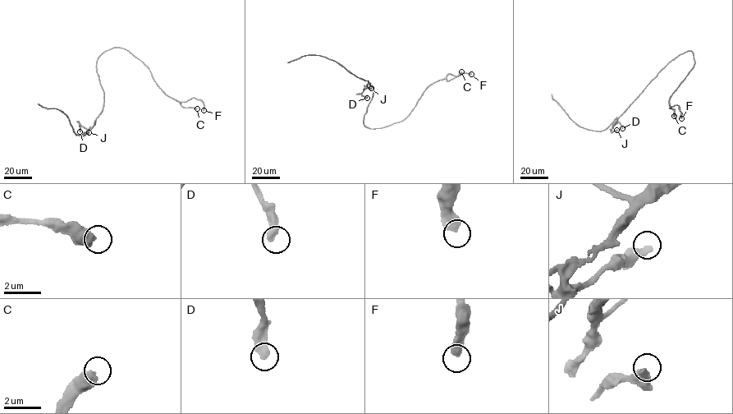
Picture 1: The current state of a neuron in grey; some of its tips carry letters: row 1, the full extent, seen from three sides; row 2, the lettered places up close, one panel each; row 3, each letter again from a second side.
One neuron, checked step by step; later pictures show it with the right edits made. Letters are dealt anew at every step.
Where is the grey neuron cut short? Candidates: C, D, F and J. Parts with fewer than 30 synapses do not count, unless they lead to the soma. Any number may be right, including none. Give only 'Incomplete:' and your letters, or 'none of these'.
Incomplete: none of these

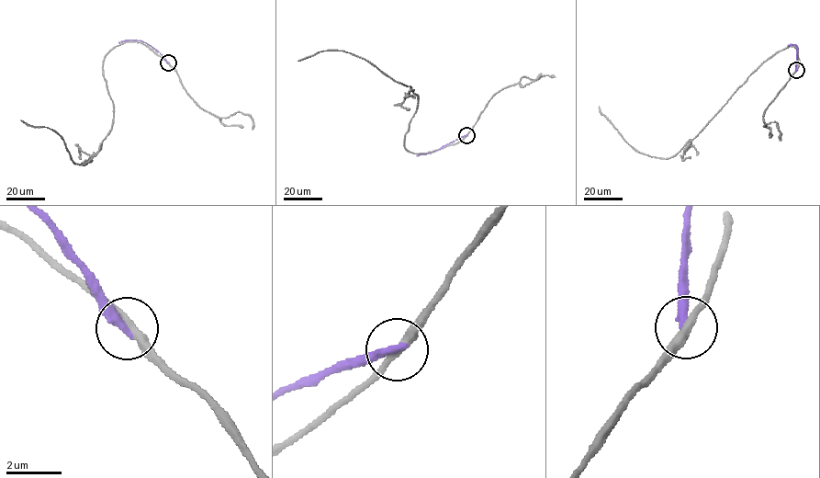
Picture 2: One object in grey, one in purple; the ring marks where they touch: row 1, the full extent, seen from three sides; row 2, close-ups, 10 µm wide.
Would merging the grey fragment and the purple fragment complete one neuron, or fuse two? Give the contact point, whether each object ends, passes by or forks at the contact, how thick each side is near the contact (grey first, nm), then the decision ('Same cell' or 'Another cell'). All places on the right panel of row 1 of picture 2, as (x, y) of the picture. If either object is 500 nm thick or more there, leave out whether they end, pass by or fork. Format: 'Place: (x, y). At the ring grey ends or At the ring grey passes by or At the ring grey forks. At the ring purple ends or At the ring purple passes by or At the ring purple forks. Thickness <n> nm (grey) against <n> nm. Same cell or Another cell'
Place: (796, 70). At the ring grey passes by. At the ring purple ends. Thickness 280 nm (grey) against 360 nm. Another cell

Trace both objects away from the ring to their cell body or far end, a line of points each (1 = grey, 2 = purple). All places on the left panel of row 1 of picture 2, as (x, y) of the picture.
1: (168, 62), (135, 41), (106, 53), (112, 126), (84, 164), (74, 164), (58, 134), (21, 119)
2: (168, 62), (162, 55), (143, 41), (118, 42)

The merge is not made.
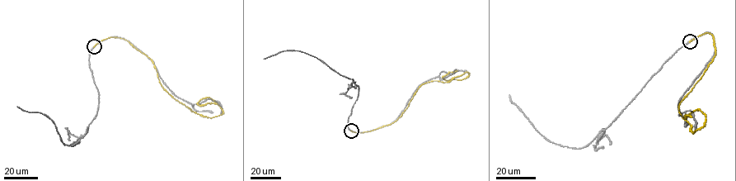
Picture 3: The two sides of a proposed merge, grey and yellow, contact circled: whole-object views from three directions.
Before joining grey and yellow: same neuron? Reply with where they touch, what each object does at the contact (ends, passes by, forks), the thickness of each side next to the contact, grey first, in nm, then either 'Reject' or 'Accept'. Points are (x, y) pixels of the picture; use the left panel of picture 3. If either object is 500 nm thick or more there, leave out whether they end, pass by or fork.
Place: (94, 46). At the ring grey passes by. At the ring yellow ends. Thickness 190 nm (grey) against 240 nm. Reject

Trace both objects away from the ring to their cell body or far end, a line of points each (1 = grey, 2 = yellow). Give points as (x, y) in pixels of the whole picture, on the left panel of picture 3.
1: (94, 46), (89, 59), (99, 94), (97, 111), (83, 137), (76, 143), (64, 145), (49, 118), (16, 106)
2: (94, 46), (125, 40), (193, 111), (212, 117), (222, 107), (209, 97), (197, 103), (217, 104)

